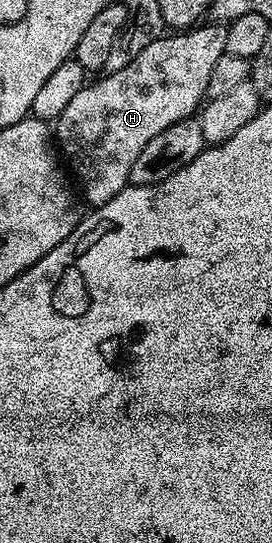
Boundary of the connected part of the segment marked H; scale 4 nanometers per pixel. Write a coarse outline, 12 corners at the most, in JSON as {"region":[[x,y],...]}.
{"region":[[221,25],[151,41],[55,120],[102,207],[163,129],[192,119],[226,55]]}

